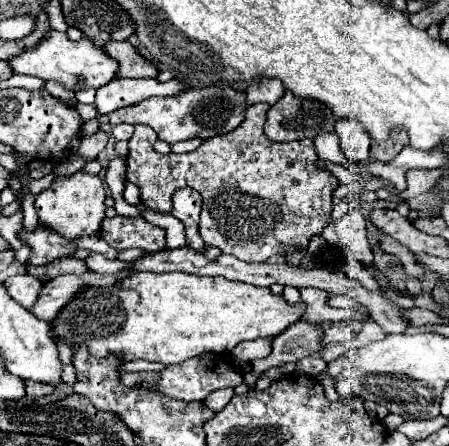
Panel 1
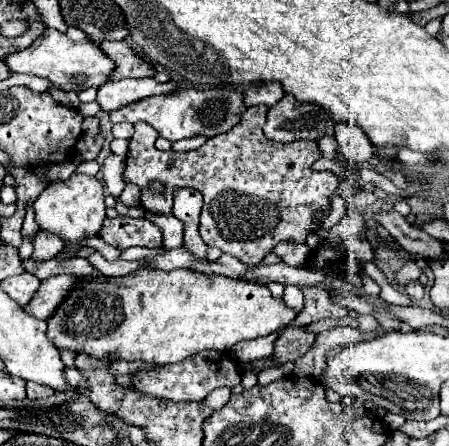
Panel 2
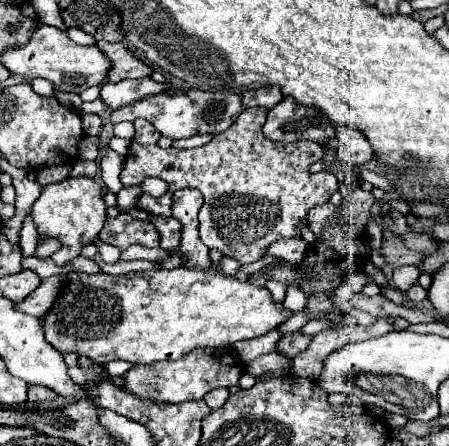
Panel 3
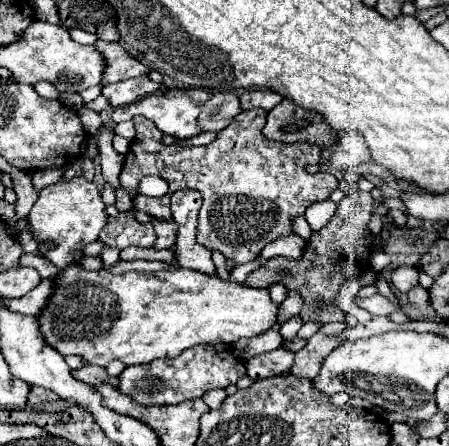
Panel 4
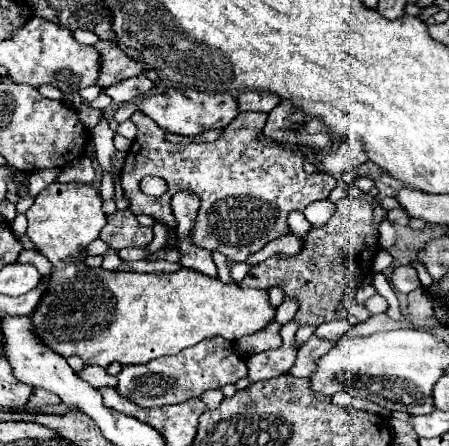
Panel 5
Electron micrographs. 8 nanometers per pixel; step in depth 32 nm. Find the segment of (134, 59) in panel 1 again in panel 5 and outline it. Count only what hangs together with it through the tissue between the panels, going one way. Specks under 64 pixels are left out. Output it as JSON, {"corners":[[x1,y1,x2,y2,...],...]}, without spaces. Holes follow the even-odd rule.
{"corners":[[100,40,94,44,94,48,100,52,100,78,96,82,100,88,108,88,118,80,138,76,142,72,142,66,130,60,118,46]]}

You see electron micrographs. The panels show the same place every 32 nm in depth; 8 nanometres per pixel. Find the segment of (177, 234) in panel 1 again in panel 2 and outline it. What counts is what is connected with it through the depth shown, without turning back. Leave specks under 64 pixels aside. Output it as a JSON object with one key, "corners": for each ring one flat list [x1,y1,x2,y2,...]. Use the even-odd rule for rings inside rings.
{"corners":[[146,212,146,218,162,230,162,236,164,236,162,248,164,250,182,246,182,222,178,218,174,218,172,214,164,216,164,214,152,214,152,212]]}

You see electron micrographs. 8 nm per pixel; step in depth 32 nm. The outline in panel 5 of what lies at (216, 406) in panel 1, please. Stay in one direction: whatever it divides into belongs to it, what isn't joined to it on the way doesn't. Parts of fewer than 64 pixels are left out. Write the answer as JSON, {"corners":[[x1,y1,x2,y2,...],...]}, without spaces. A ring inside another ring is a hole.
{"corners":[[208,390,208,392,204,392,204,396,200,396,200,400,202,400,208,408,216,408,222,398,224,398,224,394,222,394,220,390]]}

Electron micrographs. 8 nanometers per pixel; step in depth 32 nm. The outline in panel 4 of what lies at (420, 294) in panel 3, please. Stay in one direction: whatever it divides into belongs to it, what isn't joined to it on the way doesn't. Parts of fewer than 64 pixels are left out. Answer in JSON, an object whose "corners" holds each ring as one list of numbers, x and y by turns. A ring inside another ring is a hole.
{"corners":[[416,286,408,292,408,302,410,308,420,316,420,318,428,318,432,314,432,306,430,306,430,294,428,290,424,290,422,286]]}

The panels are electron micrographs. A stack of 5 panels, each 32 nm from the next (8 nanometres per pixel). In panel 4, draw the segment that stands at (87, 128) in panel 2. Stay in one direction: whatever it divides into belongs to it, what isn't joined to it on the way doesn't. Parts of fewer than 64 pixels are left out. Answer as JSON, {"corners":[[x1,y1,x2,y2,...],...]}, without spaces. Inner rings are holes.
{"corners":[[82,106,82,108,80,108,78,116,80,116,82,126,84,126,84,130,86,130,88,134,94,134,94,132,100,128,100,124,102,124,100,114,98,114,98,112,94,112,94,110,88,110,86,106]]}

